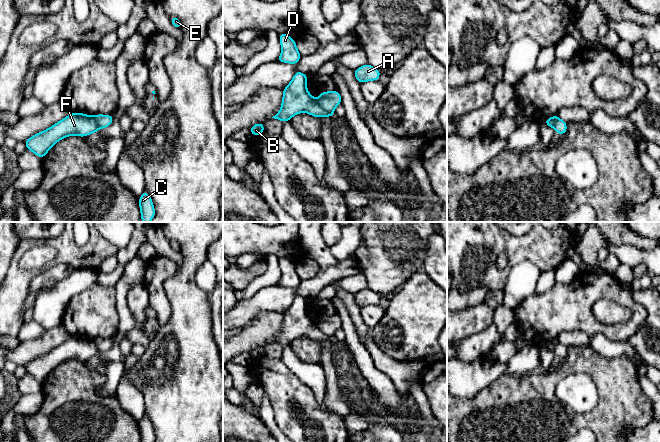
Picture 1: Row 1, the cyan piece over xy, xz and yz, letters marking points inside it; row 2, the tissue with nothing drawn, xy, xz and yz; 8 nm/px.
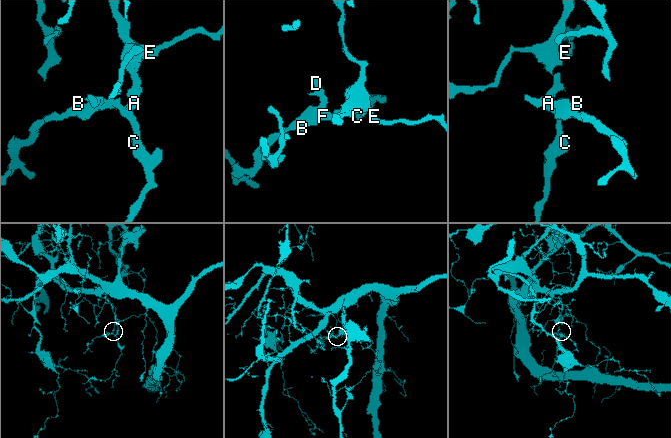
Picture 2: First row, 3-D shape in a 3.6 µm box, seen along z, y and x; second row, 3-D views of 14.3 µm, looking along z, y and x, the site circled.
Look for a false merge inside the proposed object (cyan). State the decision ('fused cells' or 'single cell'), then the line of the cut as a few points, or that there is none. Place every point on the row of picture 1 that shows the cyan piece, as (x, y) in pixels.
fused cells; cut in xz along (316, 100), (325, 110), (333, 112)

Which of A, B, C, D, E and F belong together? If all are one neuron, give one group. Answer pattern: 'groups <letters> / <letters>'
groups A C E / B D F

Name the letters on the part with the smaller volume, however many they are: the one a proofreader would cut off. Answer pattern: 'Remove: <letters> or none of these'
Remove: B, D, F

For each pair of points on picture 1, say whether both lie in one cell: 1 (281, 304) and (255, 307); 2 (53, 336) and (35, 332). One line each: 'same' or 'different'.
1: same
2: different

